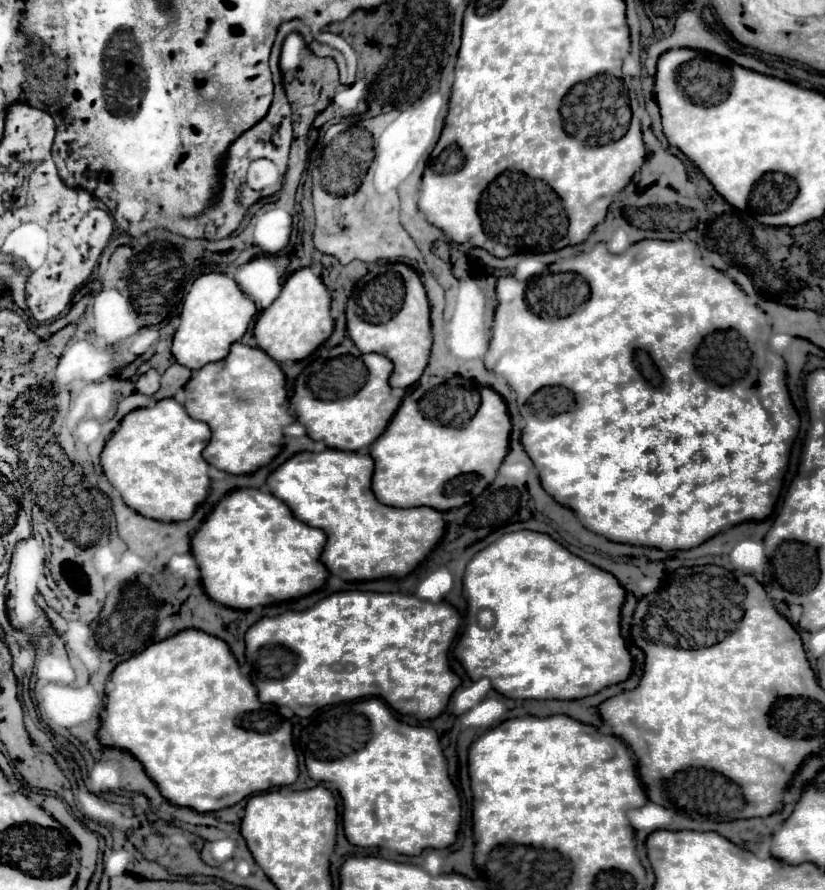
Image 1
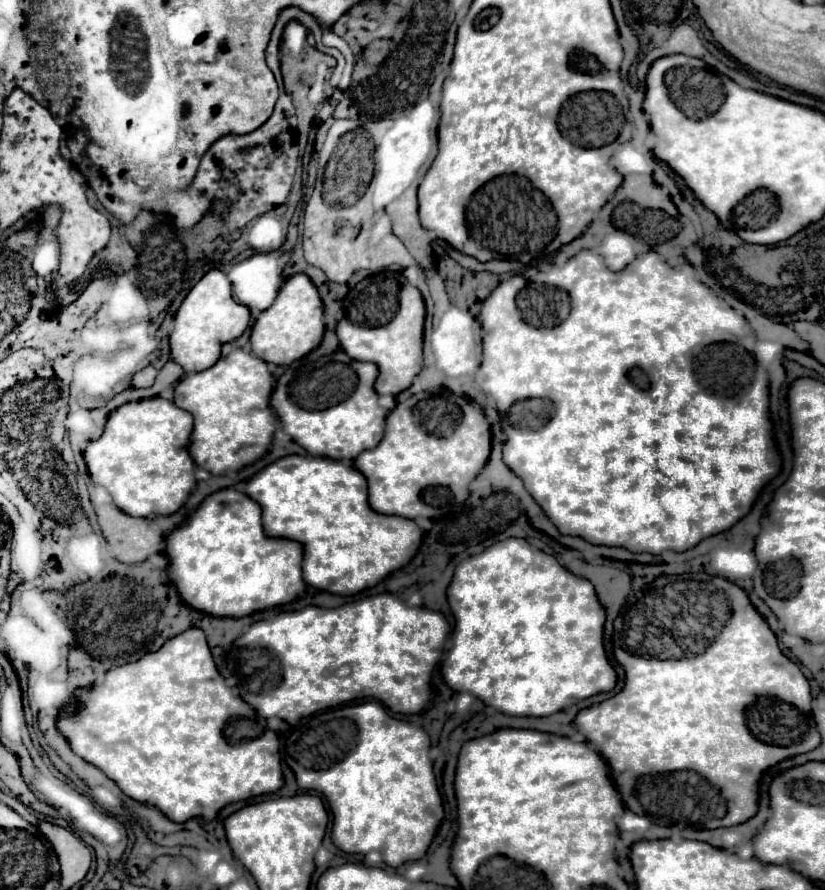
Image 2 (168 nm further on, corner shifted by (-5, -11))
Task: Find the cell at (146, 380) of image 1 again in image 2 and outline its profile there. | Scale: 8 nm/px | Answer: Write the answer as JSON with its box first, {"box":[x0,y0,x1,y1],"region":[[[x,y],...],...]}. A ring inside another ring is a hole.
{"box":[131,365,157,387],"region":[[[147,365],[145,369],[141,369],[133,375],[131,385],[133,387],[151,387],[153,381],[155,381],[155,375],[157,375],[157,369],[153,365]]]}

